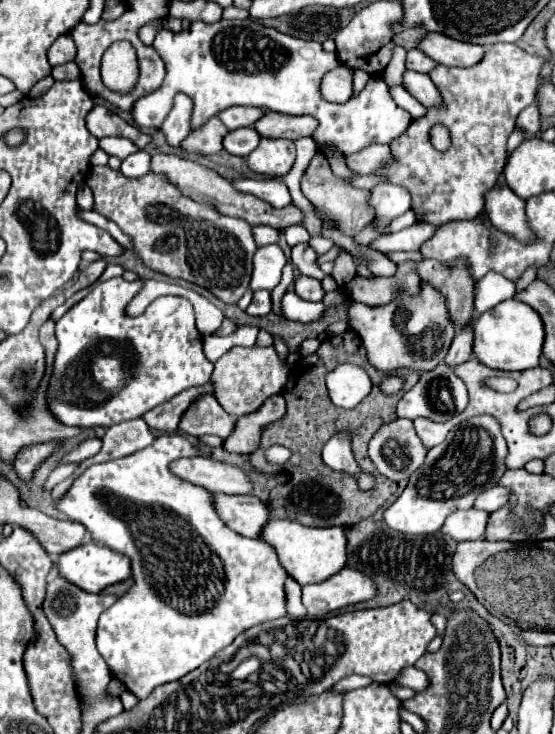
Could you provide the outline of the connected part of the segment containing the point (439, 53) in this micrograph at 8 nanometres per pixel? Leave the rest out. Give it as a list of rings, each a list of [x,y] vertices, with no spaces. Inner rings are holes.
[[[432,31],[428,33],[428,37],[424,37],[424,41],[420,41],[418,49],[424,51],[428,57],[432,57],[436,63],[448,67],[472,67],[484,55],[484,47],[480,45],[462,43]]]

